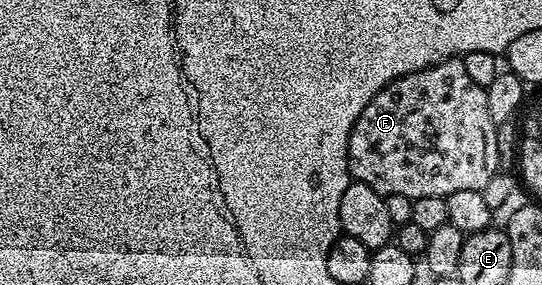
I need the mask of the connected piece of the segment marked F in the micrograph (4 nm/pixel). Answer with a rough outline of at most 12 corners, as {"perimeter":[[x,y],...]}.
{"perimeter":[[461,59],[396,77],[351,131],[385,197],[481,191],[499,127]]}

